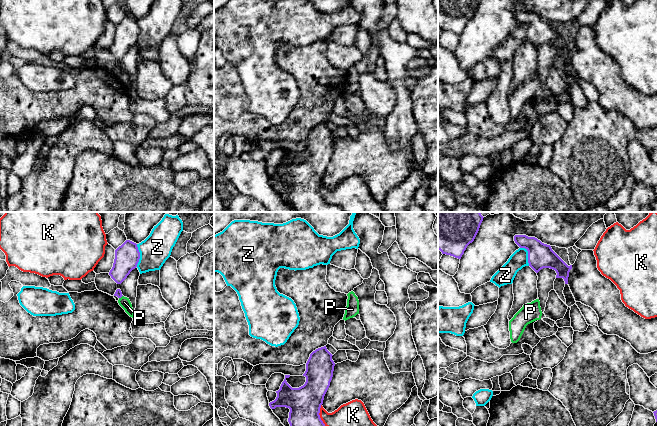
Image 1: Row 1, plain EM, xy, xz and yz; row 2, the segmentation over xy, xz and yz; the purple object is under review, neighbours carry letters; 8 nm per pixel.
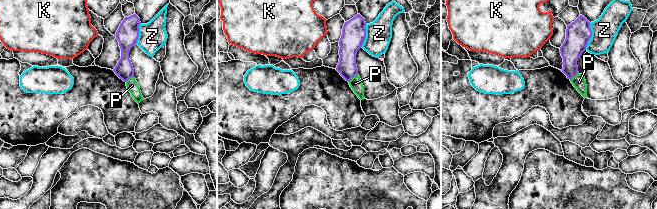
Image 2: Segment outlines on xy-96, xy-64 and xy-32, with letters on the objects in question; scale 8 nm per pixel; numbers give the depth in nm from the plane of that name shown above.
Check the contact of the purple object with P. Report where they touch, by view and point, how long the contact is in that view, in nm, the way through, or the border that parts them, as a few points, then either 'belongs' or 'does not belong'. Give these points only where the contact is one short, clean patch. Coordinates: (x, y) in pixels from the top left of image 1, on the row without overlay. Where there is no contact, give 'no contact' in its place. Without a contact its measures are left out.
contact xy (120, 73); length 40 nm; border xy (122, 71), (119, 74); does not belong

